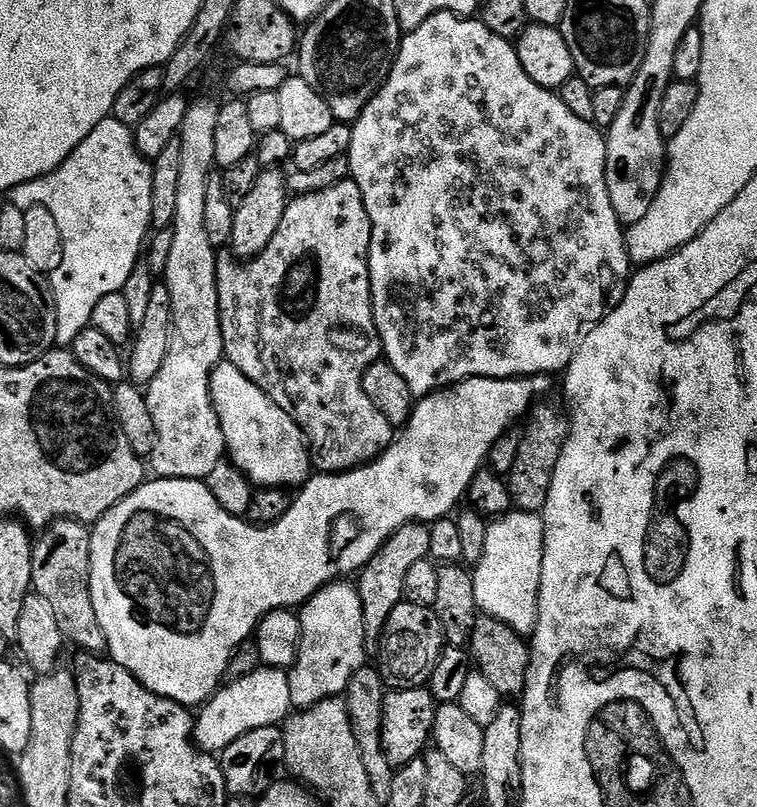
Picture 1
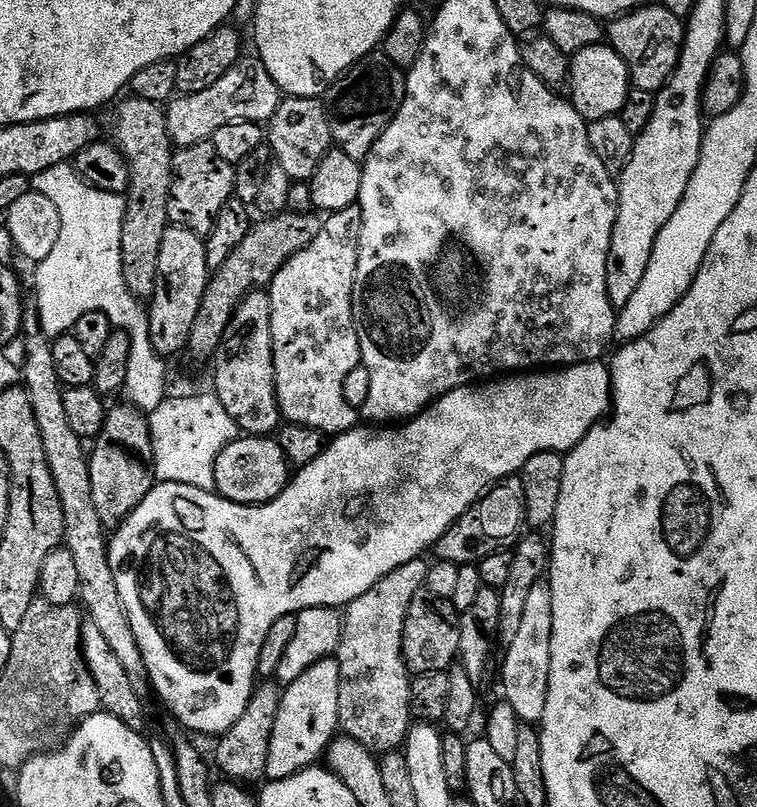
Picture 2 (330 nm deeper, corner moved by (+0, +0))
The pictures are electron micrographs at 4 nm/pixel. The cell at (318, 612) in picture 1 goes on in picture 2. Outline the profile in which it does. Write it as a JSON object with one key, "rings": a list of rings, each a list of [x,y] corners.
{"rings":[[[329,658],[310,666],[302,678],[283,689],[278,718],[274,721],[274,738],[270,738],[270,758],[266,773],[269,781],[285,780],[303,768],[313,767],[325,755],[340,728],[340,668]]]}

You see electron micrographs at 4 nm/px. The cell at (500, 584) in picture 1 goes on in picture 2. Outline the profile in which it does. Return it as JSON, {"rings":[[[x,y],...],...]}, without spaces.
{"rings":[[[537,586],[526,600],[522,630],[505,649],[502,664],[504,700],[512,708],[521,723],[538,724],[546,710],[546,694],[549,690],[550,642],[553,641],[553,596],[548,586]]]}

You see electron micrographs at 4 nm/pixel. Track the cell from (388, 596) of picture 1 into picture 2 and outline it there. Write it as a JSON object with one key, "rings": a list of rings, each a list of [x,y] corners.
{"rings":[[[421,558],[390,570],[366,594],[343,609],[344,629],[334,657],[340,668],[340,728],[374,754],[395,752],[408,739],[412,715],[412,680],[404,665],[402,634],[414,594],[427,585],[429,561]]]}

